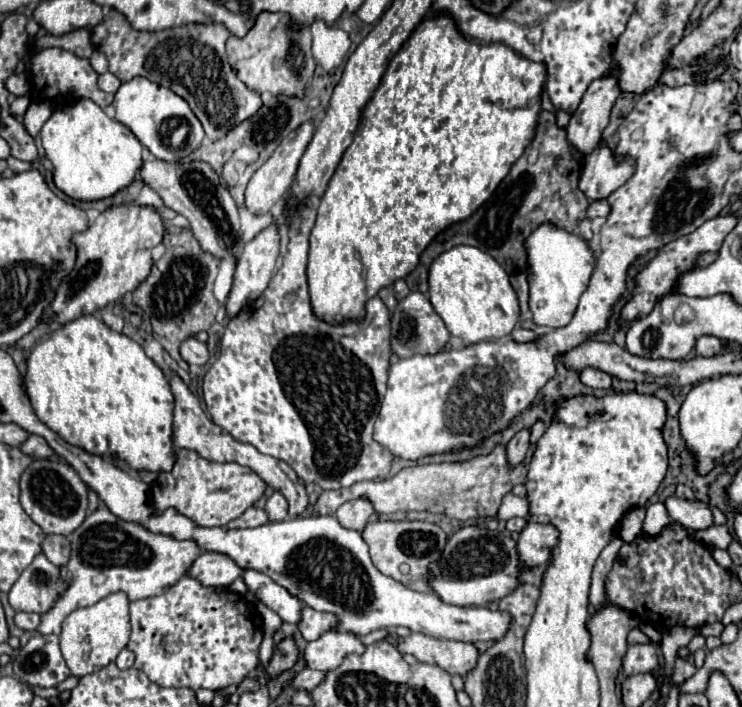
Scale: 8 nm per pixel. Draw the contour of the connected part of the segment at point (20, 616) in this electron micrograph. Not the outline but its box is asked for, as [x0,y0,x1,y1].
[16,612,40,632]

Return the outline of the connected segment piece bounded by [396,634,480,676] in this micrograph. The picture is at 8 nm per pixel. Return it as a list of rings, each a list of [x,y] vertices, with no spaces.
[[[410,634],[400,638],[396,644],[400,652],[412,654],[418,662],[436,664],[444,668],[448,674],[466,676],[480,656],[478,648],[472,642],[456,642],[456,640],[440,640],[426,634]]]

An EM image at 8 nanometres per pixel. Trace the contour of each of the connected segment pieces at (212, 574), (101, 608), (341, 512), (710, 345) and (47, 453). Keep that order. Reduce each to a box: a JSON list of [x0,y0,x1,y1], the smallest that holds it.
[[188,552,244,588],[60,592,130,678],[336,498,374,532],[696,336,722,356],[20,436,56,458]]

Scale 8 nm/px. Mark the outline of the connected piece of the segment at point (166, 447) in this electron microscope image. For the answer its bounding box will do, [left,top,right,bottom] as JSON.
[24,314,174,472]

